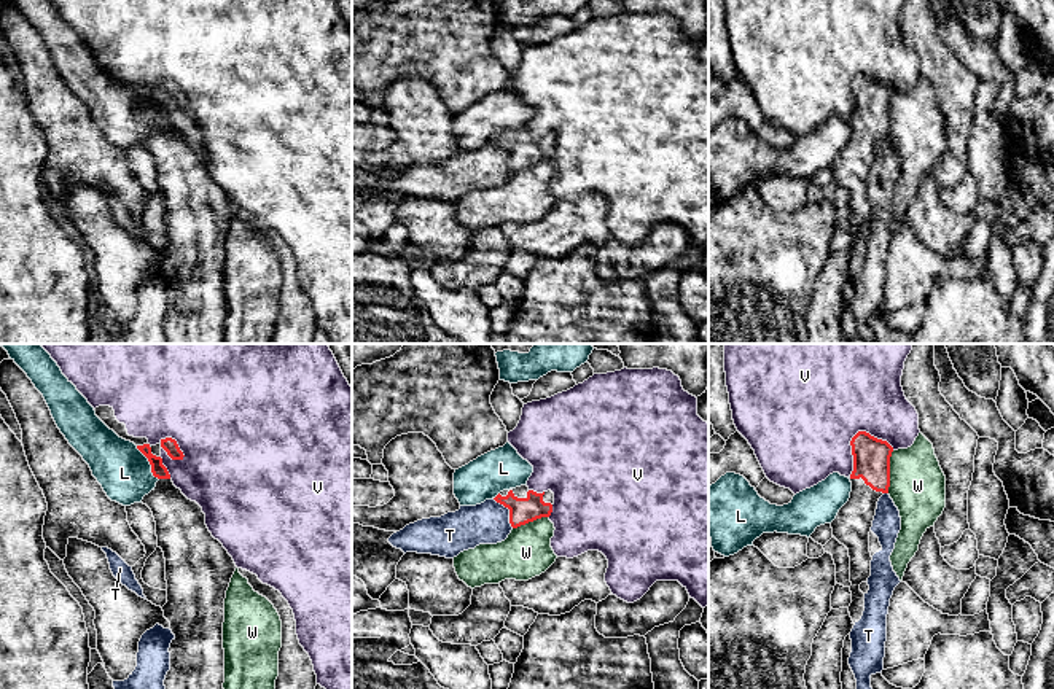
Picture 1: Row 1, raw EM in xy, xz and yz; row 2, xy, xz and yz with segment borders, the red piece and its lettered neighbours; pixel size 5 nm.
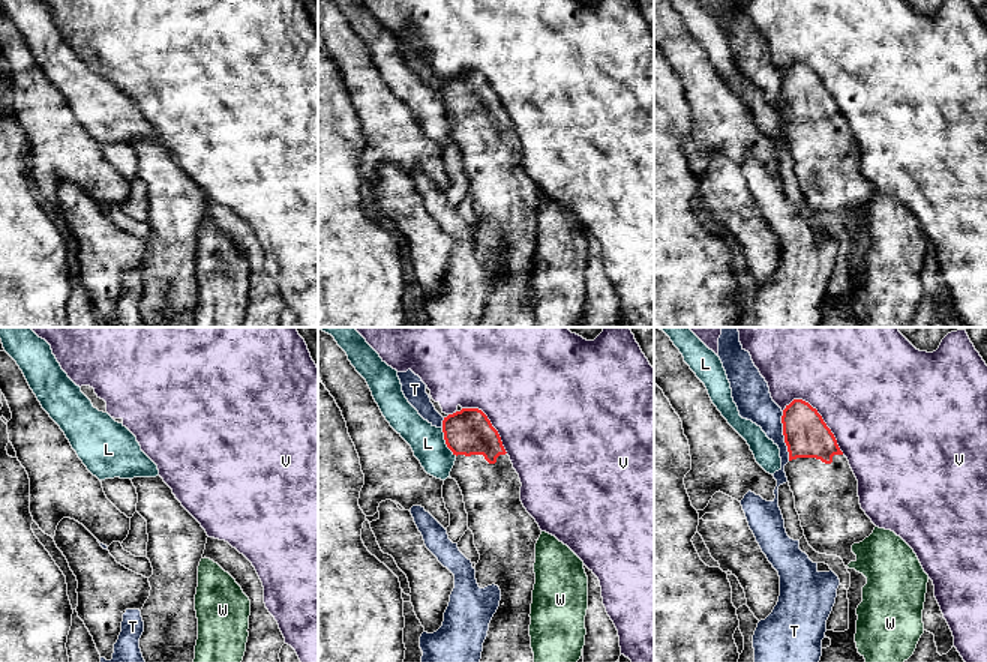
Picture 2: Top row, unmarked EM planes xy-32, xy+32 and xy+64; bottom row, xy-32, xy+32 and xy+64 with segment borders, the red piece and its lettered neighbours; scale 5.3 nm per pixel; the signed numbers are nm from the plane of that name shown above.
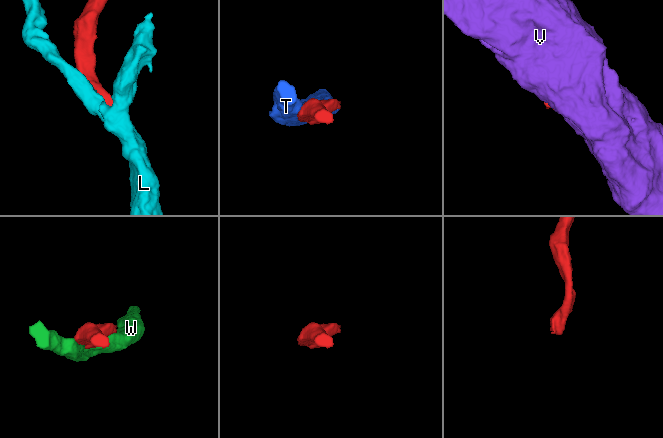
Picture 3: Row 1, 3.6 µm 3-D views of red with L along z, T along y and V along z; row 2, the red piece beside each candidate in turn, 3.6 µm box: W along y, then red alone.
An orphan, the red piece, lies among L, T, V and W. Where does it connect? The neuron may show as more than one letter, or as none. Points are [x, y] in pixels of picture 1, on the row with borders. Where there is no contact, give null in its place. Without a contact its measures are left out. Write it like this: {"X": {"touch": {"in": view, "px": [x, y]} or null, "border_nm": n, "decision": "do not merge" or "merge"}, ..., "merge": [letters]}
{"L": {"touch": {"in": "xy", "px": [150, 463]}, "border_nm": 200, "decision": "do not merge"}, "T": {"touch": {"in": "xz", "px": [510, 511]}, "border_nm": 190, "decision": "do not merge"}, "V": {"touch": {"in": "yz", "px": [852, 438]}, "border_nm": 280, "decision": "do not merge"}, "W": {"touch": {"in": "yz", "px": [889, 471]}, "border_nm": 220, "decision": "do not merge"}, "merge": []}

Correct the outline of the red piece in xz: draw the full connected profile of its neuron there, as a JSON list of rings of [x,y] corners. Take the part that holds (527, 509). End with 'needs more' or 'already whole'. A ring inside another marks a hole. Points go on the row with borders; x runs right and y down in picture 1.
[[[521,485],[500,492],[494,500],[509,509],[509,524],[517,528],[537,519],[549,517],[554,493],[551,490],[537,493],[527,485]]]; needs more

